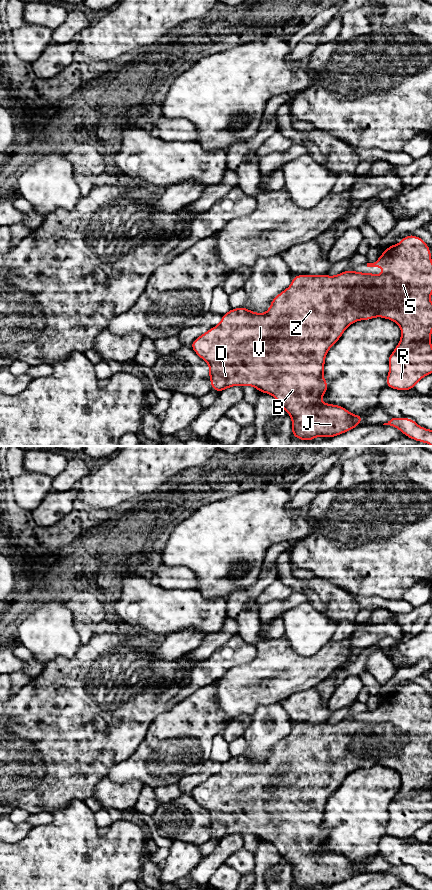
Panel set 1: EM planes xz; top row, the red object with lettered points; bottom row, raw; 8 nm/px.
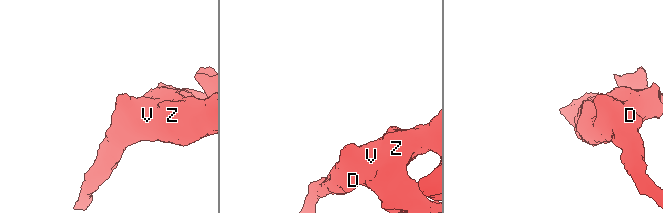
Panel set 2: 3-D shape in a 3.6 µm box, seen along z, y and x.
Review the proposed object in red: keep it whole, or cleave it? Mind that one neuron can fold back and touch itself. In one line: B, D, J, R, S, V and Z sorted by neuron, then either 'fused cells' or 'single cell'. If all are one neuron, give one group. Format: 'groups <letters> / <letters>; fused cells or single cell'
groups B D J R S V Z; single cell

